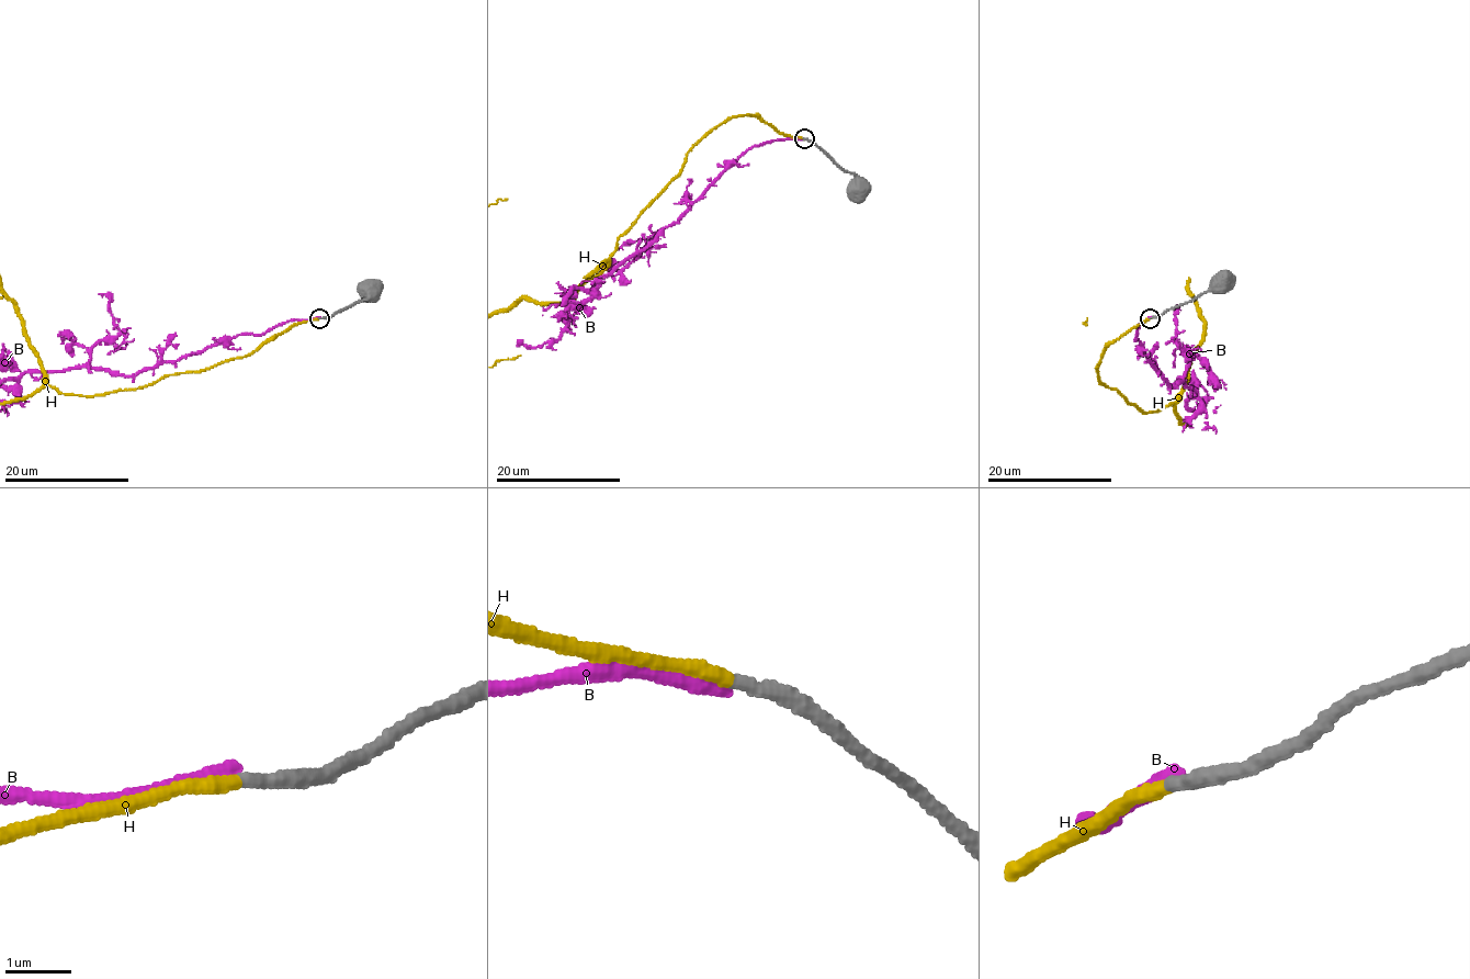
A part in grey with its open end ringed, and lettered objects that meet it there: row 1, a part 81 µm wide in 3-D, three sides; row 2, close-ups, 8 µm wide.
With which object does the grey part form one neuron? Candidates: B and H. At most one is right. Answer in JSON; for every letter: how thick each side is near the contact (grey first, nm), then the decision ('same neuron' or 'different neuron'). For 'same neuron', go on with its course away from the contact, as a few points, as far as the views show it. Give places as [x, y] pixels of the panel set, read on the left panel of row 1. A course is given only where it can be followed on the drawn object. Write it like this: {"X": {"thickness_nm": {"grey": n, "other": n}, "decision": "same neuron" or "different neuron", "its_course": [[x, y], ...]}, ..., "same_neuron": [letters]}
{"B": {"thickness_nm": {"grey": 240, "other": 220}, "decision": "different neuron"}, "H": {"thickness_nm": {"grey": 200, "other": 200}, "decision": "same neuron"}, "same_neuron": ["H"]}

